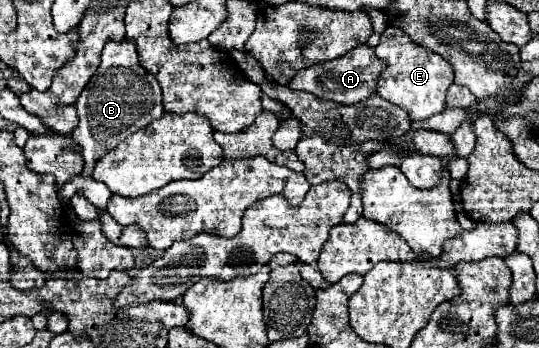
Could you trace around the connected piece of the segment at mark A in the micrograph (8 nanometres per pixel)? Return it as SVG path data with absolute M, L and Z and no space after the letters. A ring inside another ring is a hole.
M364 43L354 47L354 51L348 51L344 57L298 71L290 81L290 87L308 91L318 99L330 99L340 105L354 105L354 103L360 103L362 99L368 99L372 93L376 93L376 83L382 67L386 67L386 63L382 63L382 59L374 55L374 49Z

